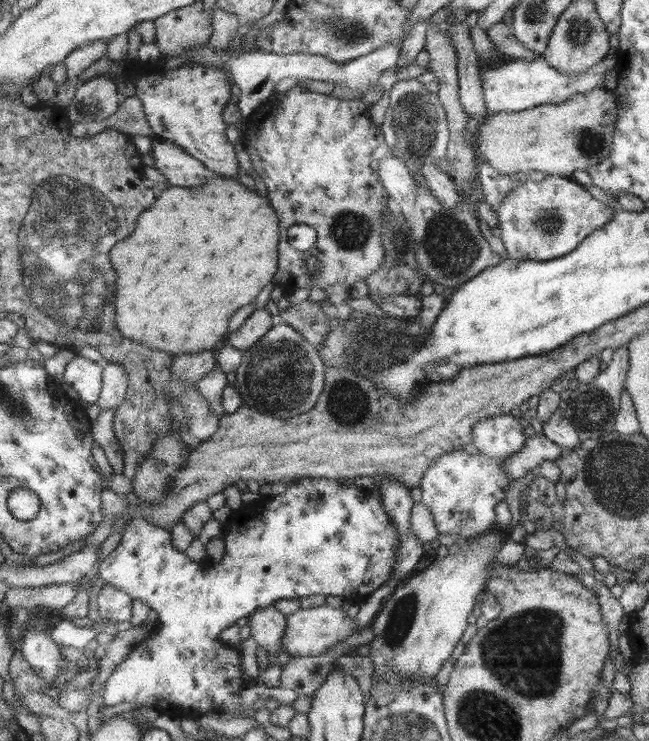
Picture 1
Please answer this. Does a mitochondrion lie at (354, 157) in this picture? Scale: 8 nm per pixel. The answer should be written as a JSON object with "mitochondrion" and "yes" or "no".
{"mitochondrion":"no"}

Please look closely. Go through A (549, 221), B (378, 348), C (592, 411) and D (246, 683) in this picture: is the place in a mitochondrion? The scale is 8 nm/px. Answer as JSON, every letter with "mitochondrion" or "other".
{"A":"mitochondrion","B":"mitochondrion","C":"mitochondrion","D":"other"}

